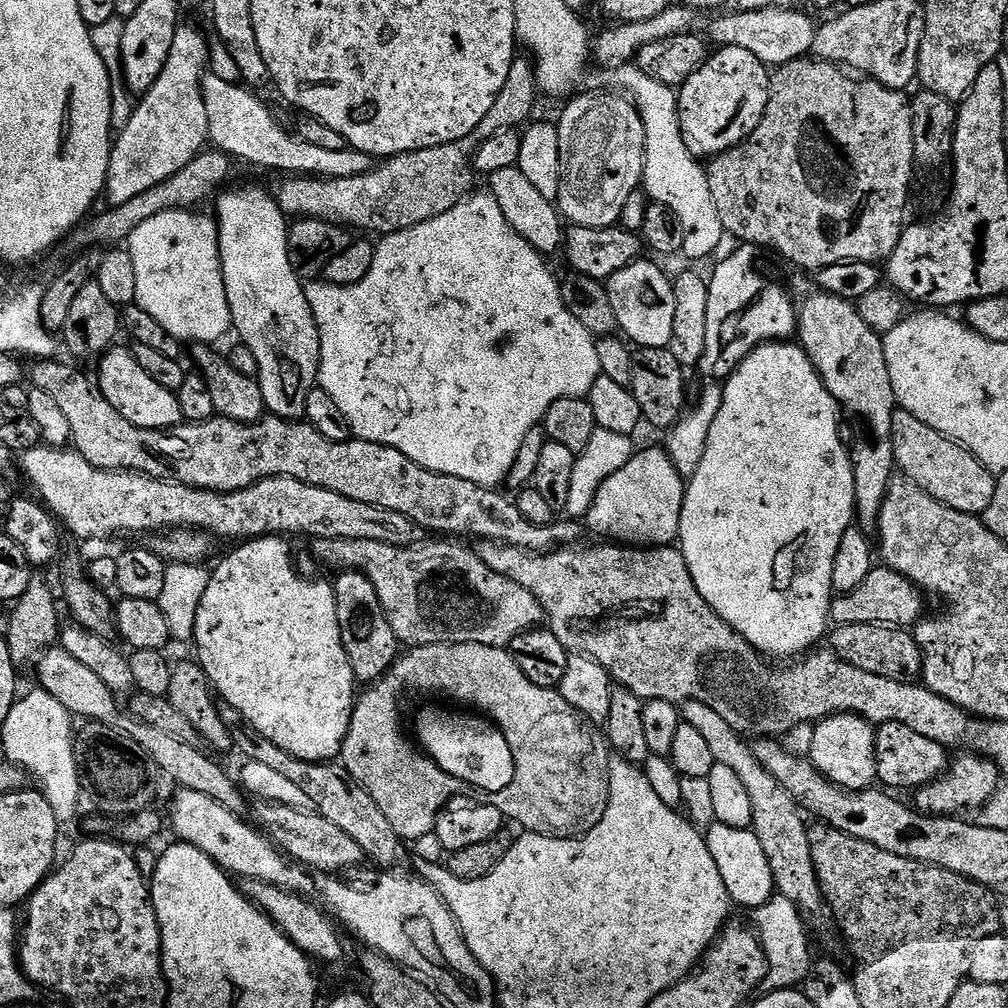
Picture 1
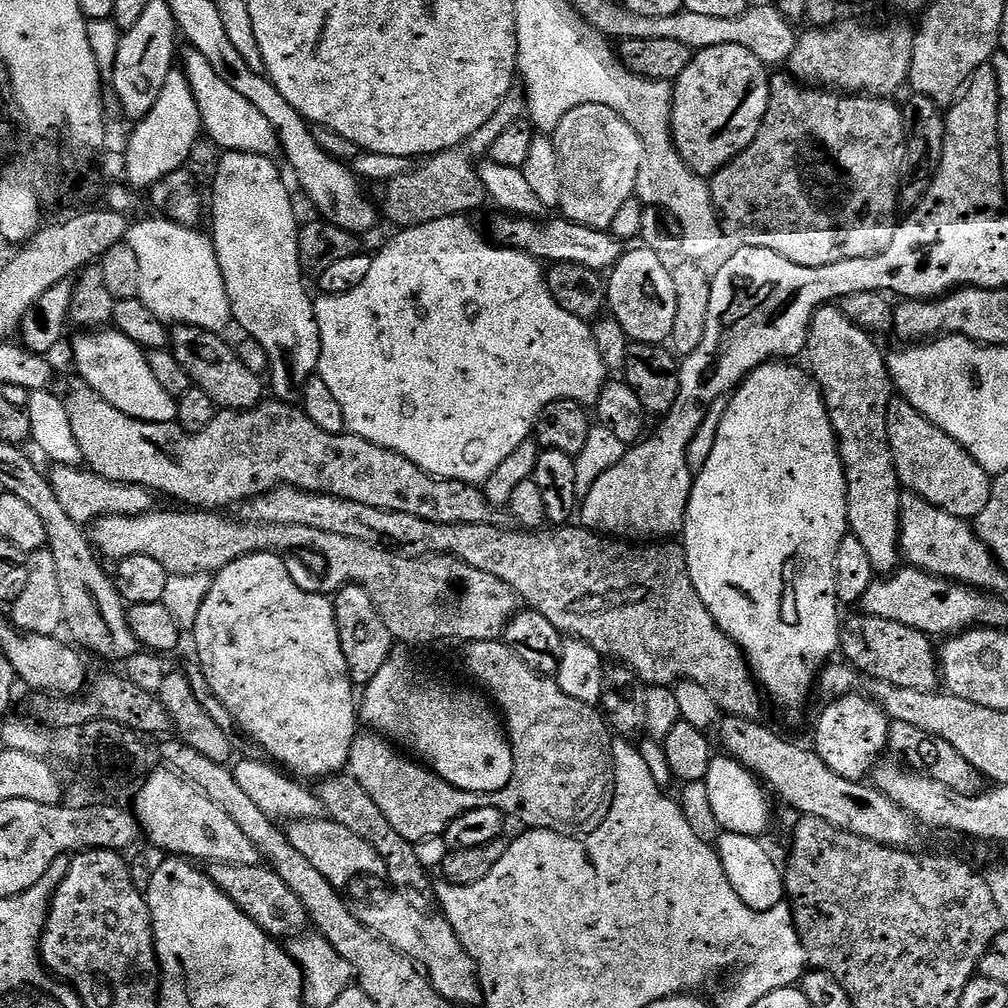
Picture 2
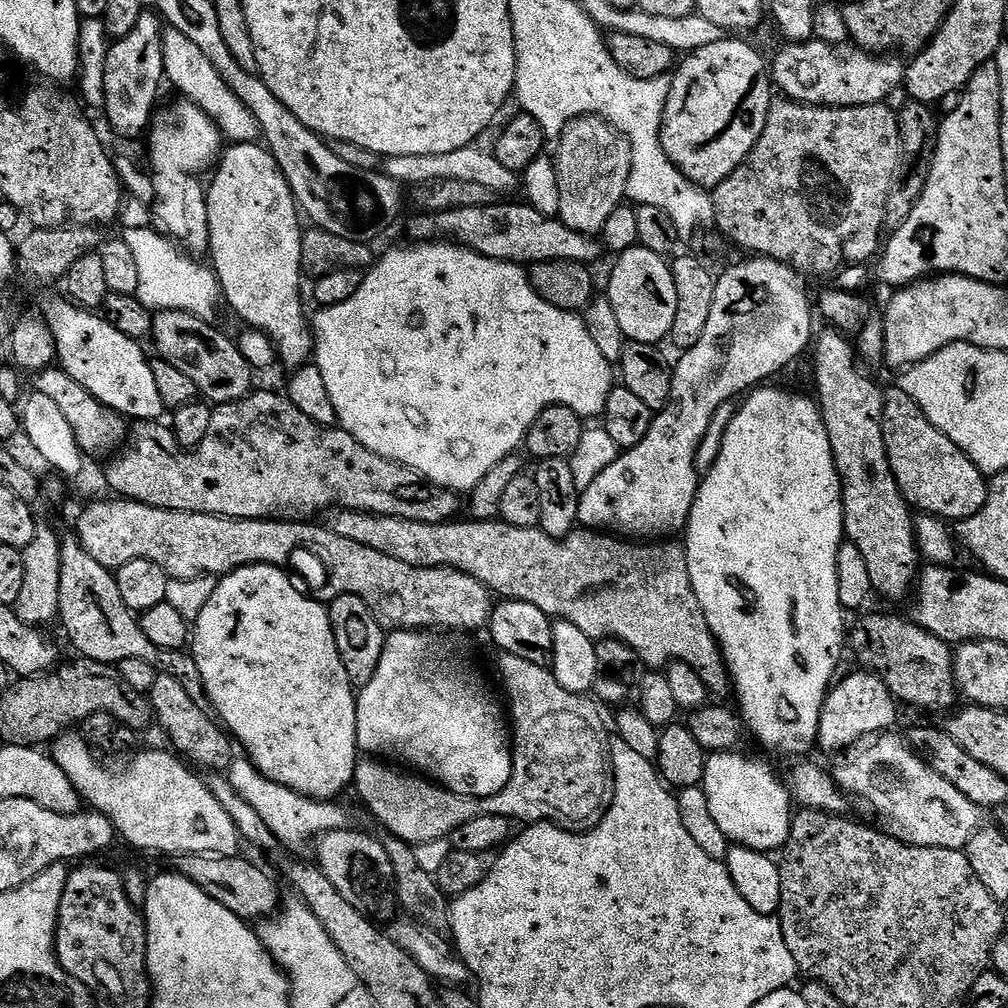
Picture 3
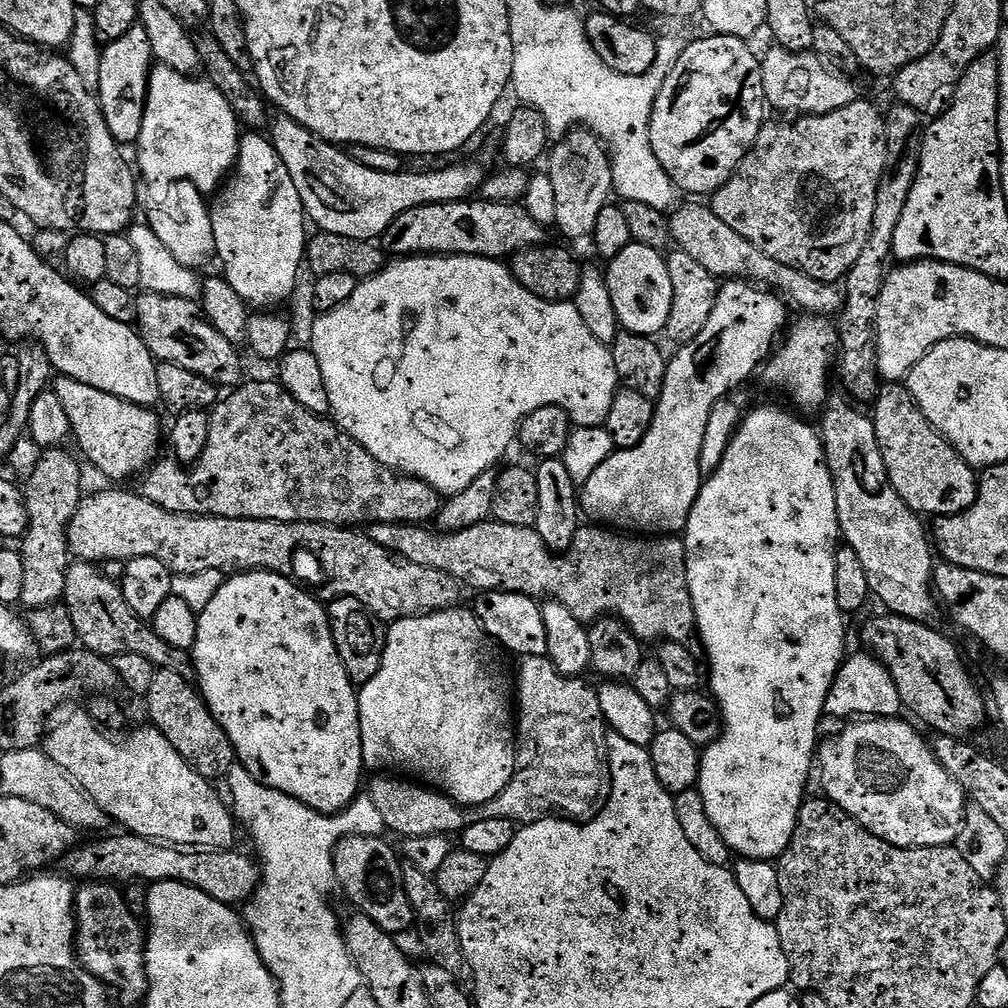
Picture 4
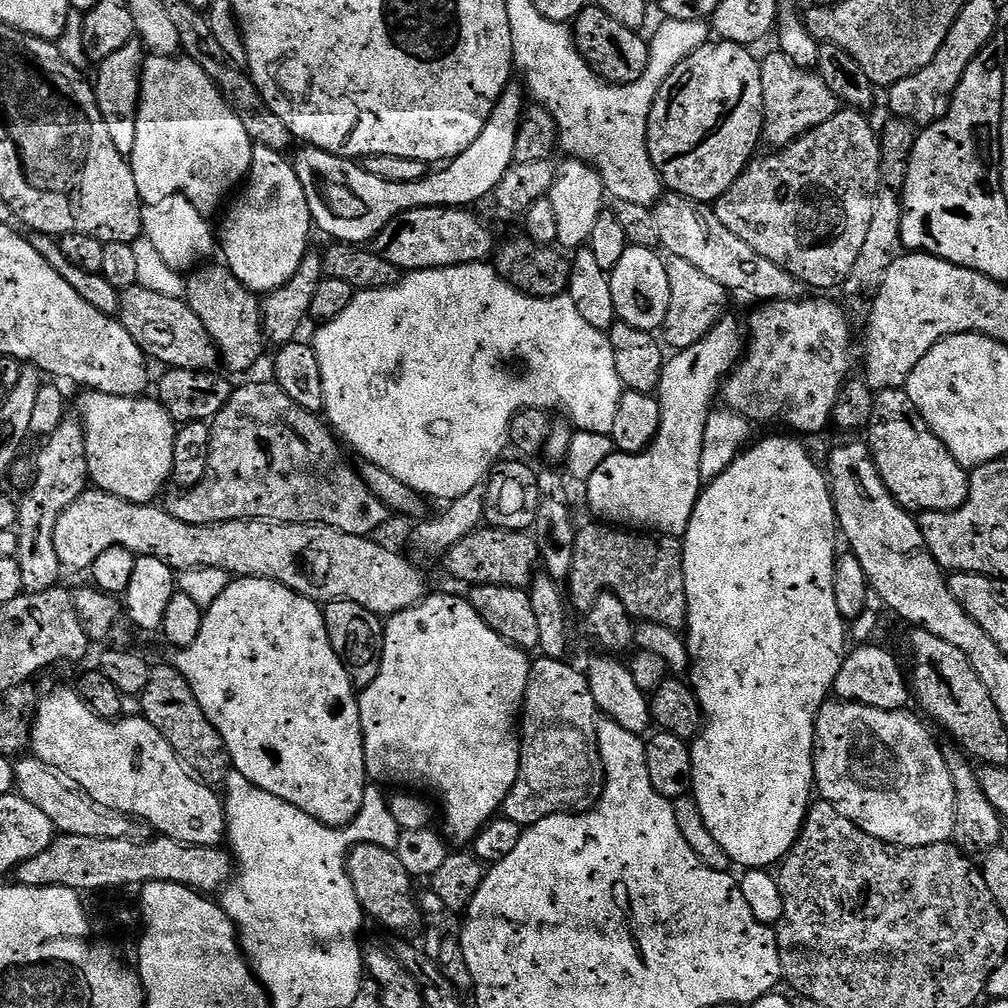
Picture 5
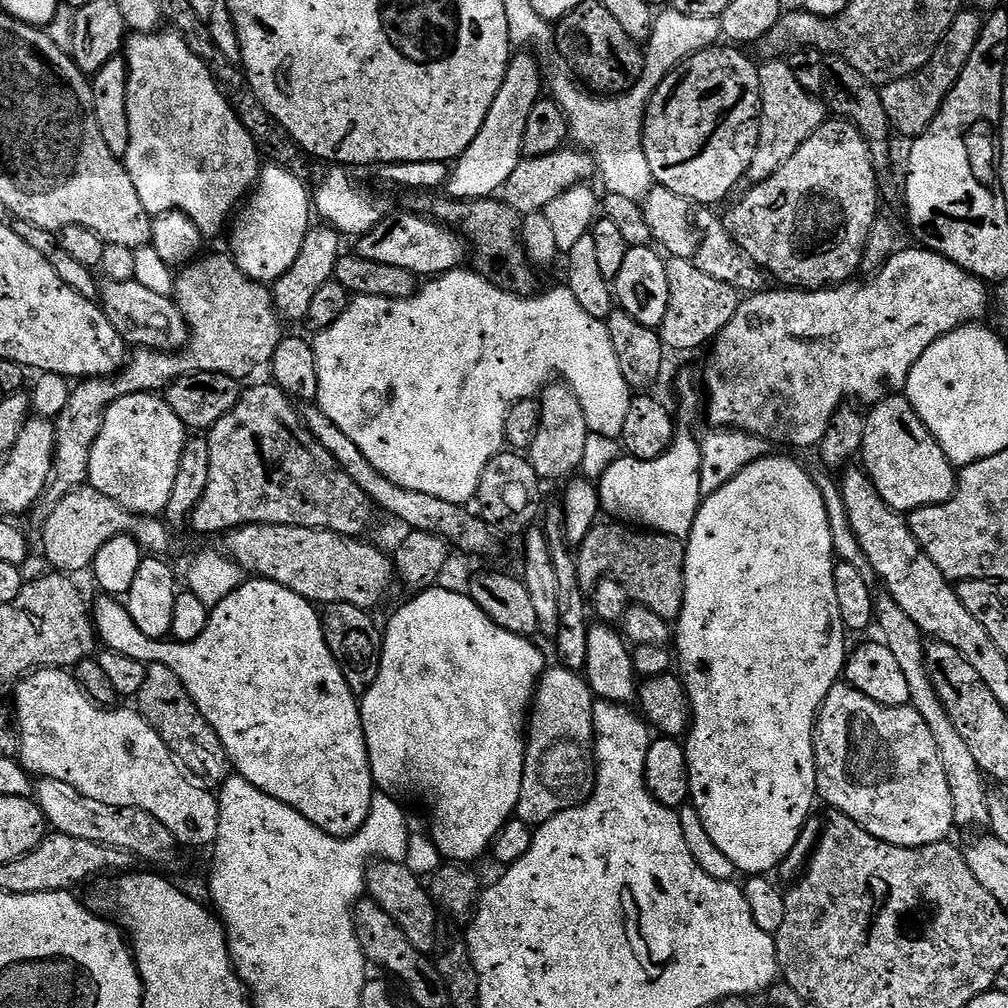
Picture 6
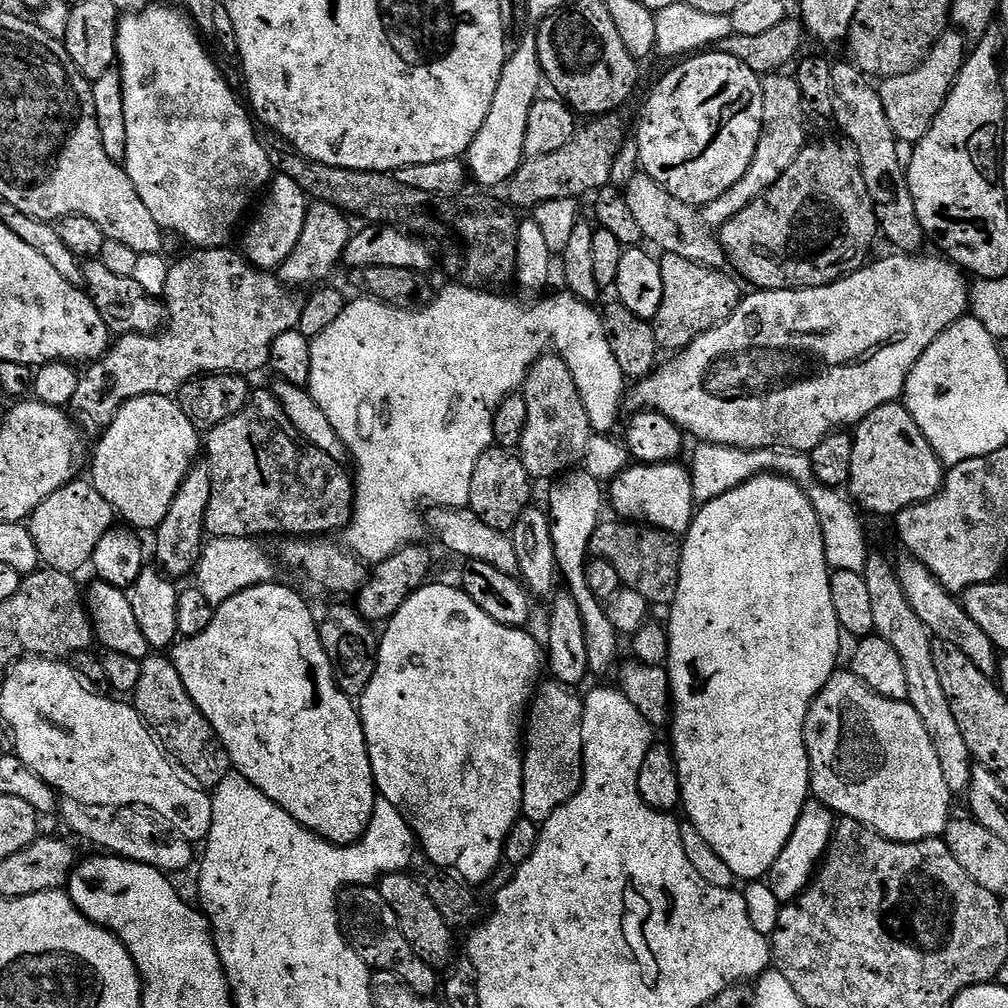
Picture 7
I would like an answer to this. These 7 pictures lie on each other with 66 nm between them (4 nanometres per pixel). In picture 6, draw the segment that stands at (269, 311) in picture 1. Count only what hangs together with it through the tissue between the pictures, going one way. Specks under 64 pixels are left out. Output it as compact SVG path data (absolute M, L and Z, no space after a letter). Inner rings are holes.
M265 163L254 191L243 201L230 224L232 261L252 280L271 285L294 266L314 220L313 197L301 177L277 164Z

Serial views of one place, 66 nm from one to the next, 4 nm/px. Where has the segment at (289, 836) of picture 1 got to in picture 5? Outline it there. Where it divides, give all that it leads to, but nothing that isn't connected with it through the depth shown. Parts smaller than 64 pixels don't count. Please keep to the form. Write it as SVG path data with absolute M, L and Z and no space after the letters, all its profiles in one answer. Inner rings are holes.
M359 844L348 853L348 873L350 882L354 882L360 907L371 919L373 916L382 927L389 928L392 932L421 931L420 905L414 892L412 896L414 880L408 875L393 849L373 844Z

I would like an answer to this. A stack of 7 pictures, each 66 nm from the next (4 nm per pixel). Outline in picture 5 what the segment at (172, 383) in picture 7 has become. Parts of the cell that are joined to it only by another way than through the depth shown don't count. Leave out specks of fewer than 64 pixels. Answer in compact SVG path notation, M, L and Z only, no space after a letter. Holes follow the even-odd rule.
M214 263L196 268L187 277L186 299L194 314L202 318L202 326L206 326L210 338L216 344L219 359L229 368L227 371L248 372L259 362L260 355L266 349L264 324L260 320L260 300L257 293L242 286L242 282L234 278L227 266ZM72 414L65 415L63 422L58 426L58 430L51 432L43 441L44 449L42 449L36 456L36 477L33 478L32 485L25 490L24 497L19 497L18 500L20 513L16 519L15 534L18 538L18 550L16 551L15 557L18 566L22 566L22 586L24 587L25 592L41 592L42 590L50 590L61 583L60 575L62 575L62 569L58 562L58 553L54 550L54 526L58 526L58 518L62 518L62 510L66 510L66 506L70 506L70 502L74 502L74 498L78 498L82 495L90 484L88 478L88 463L86 462L86 454L84 453L84 426L75 415L73 416L74 417L72 417Z

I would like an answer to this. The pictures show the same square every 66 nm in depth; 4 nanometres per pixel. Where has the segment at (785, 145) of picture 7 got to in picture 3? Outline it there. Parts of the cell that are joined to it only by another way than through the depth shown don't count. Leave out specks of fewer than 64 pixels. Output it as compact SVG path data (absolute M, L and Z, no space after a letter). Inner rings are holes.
M811 39L801 44L785 43L784 49L770 60L770 75L772 83L780 88L787 99L799 104L812 104L815 108L849 108L850 106L870 106L871 104L883 104L889 98L888 95L904 82L905 61L896 54L876 55L863 50L851 50L839 56L833 45L824 40Z

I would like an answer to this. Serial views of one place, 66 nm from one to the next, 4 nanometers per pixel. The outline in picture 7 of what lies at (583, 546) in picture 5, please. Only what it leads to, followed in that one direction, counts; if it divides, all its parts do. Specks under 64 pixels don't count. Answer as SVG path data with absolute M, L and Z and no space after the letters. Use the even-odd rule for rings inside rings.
M602 522L596 527L591 551L618 570L618 578L625 589L642 594L649 605L671 605L672 599L678 594L680 577L681 545L677 537L635 522L615 523Z

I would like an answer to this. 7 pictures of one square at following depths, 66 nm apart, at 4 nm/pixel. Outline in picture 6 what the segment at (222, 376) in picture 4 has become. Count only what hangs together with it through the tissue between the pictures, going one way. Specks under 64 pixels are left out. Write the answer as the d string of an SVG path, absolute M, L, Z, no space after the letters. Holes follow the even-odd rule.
M135 279L130 282L104 280L100 284L98 303L125 345L150 348L154 352L178 352L188 343L188 324L176 309L175 299L154 294L154 290L142 286Z

